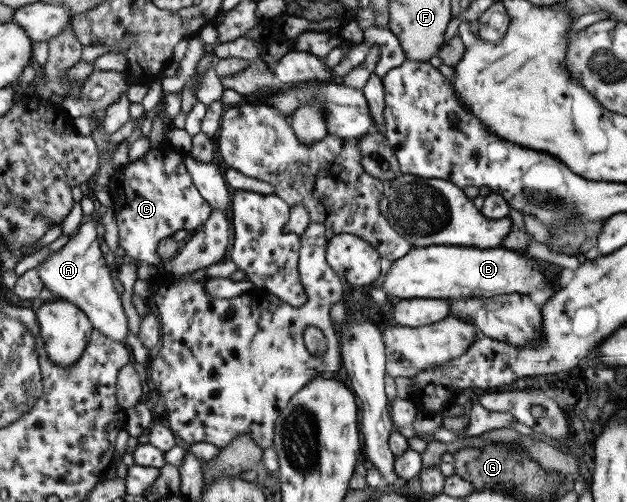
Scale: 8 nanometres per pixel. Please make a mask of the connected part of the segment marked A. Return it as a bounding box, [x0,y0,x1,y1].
[37,218,129,346]

